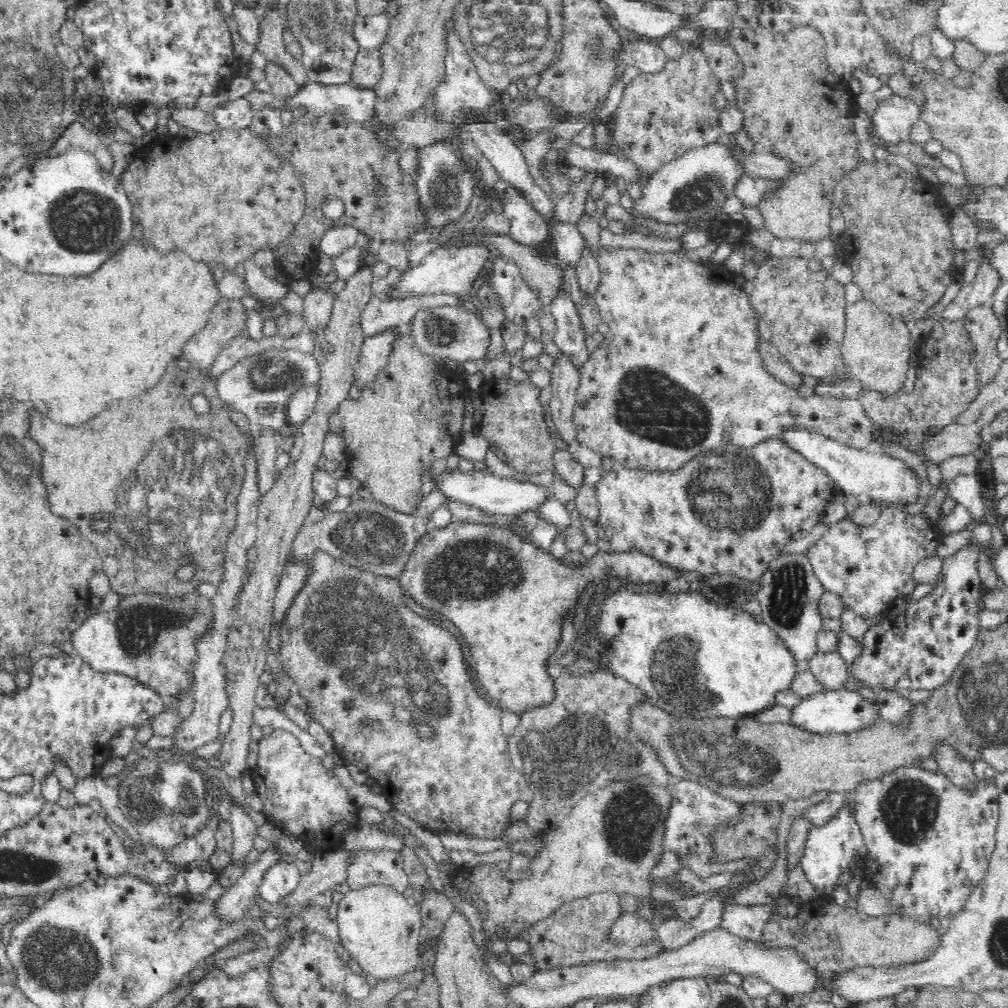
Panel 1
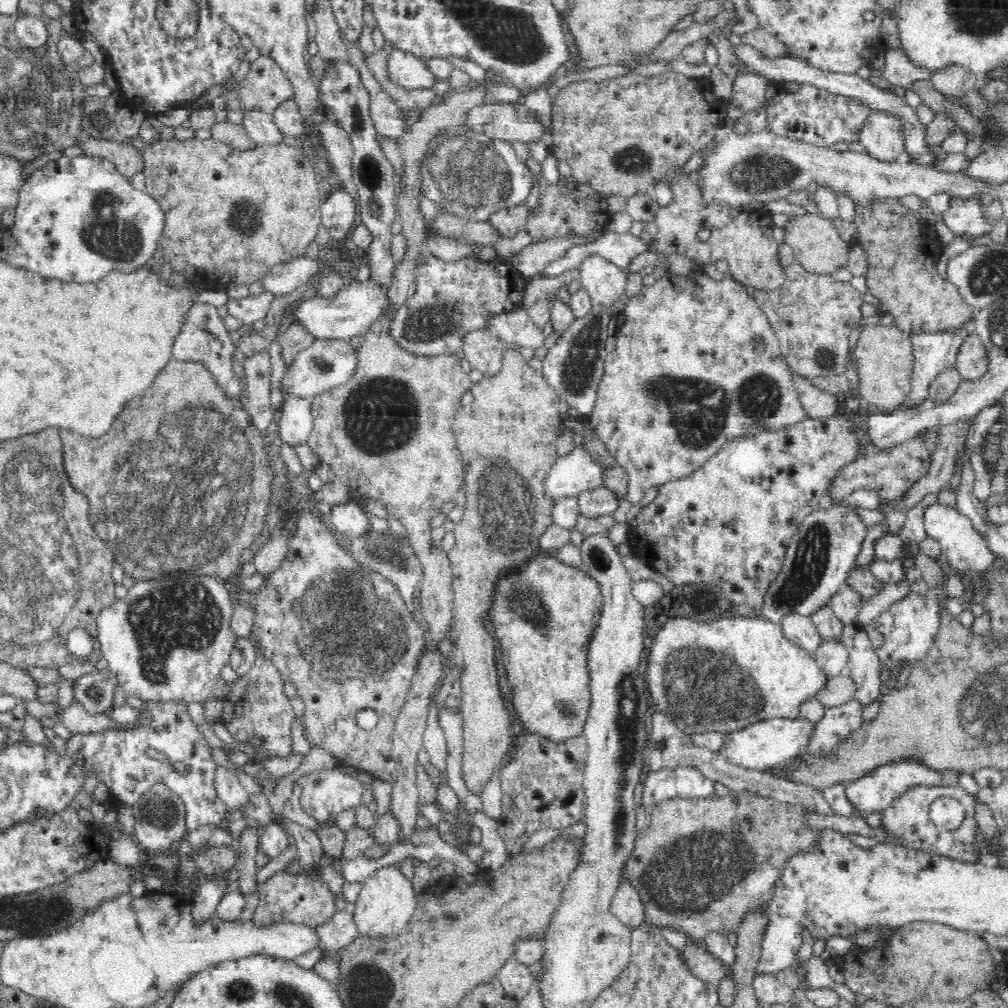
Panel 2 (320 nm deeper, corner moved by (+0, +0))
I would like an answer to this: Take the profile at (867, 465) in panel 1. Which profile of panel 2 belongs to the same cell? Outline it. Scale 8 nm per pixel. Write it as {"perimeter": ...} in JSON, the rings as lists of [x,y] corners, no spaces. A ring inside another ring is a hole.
{"perimeter":[[[938,501],[926,506],[924,508],[924,526],[927,535],[940,543],[941,557],[954,572],[960,572],[962,575],[971,571],[990,572],[990,570],[1004,565],[998,555],[988,547],[982,533],[972,523],[972,519],[967,514],[960,512],[957,506],[948,506],[948,504]]]}

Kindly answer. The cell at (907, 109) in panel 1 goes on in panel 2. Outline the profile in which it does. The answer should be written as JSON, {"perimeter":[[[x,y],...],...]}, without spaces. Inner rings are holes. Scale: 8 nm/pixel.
{"perimeter":[[[869,109],[858,141],[872,158],[892,162],[903,158],[904,137],[904,125],[898,116]]]}

